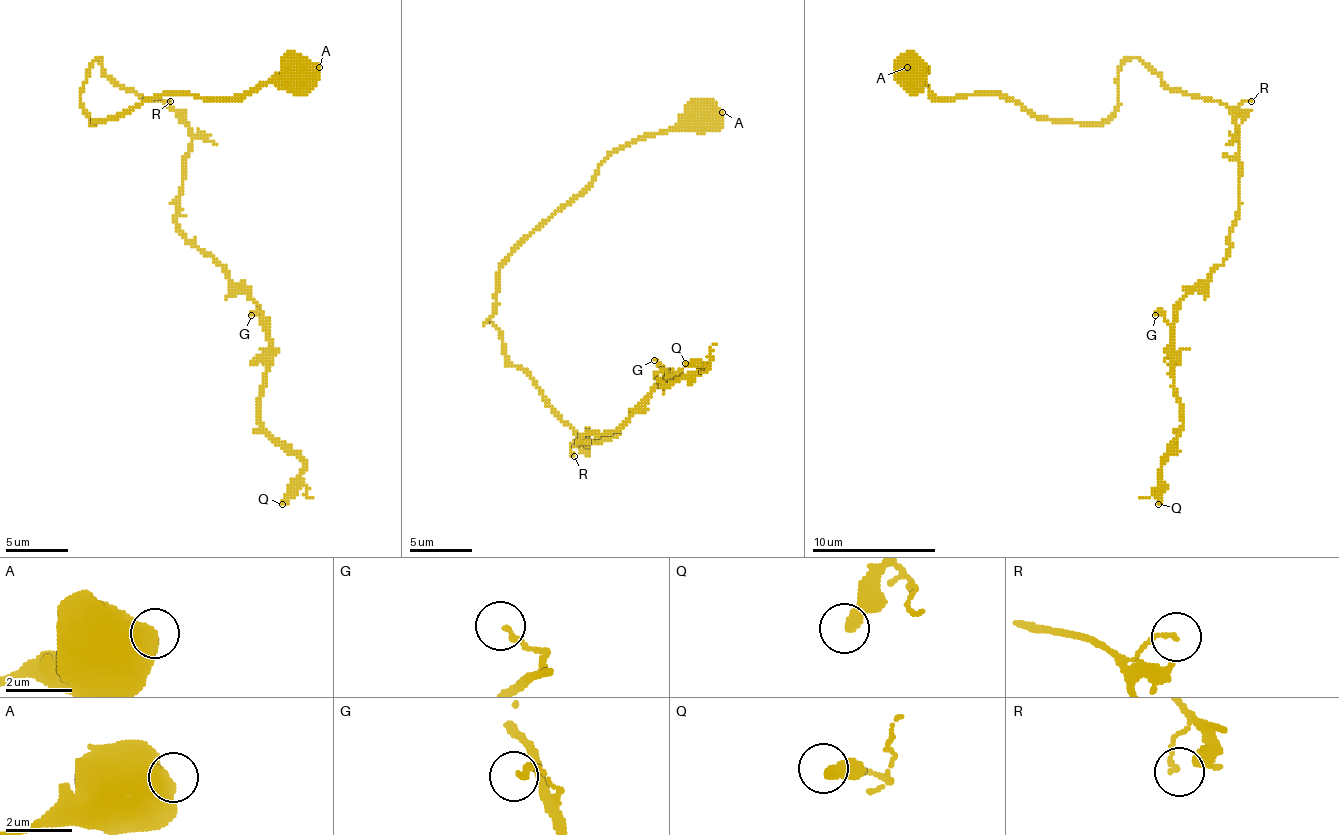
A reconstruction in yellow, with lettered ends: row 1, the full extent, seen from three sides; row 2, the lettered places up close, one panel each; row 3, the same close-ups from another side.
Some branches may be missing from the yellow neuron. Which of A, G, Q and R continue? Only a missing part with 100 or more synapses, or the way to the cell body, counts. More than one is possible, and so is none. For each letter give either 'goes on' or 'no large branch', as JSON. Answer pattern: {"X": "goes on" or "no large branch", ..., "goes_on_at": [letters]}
{"A": "no large branch", "G": "no large branch", "Q": "goes on", "R": "no large branch", "goes_on_at": ["Q"]}

